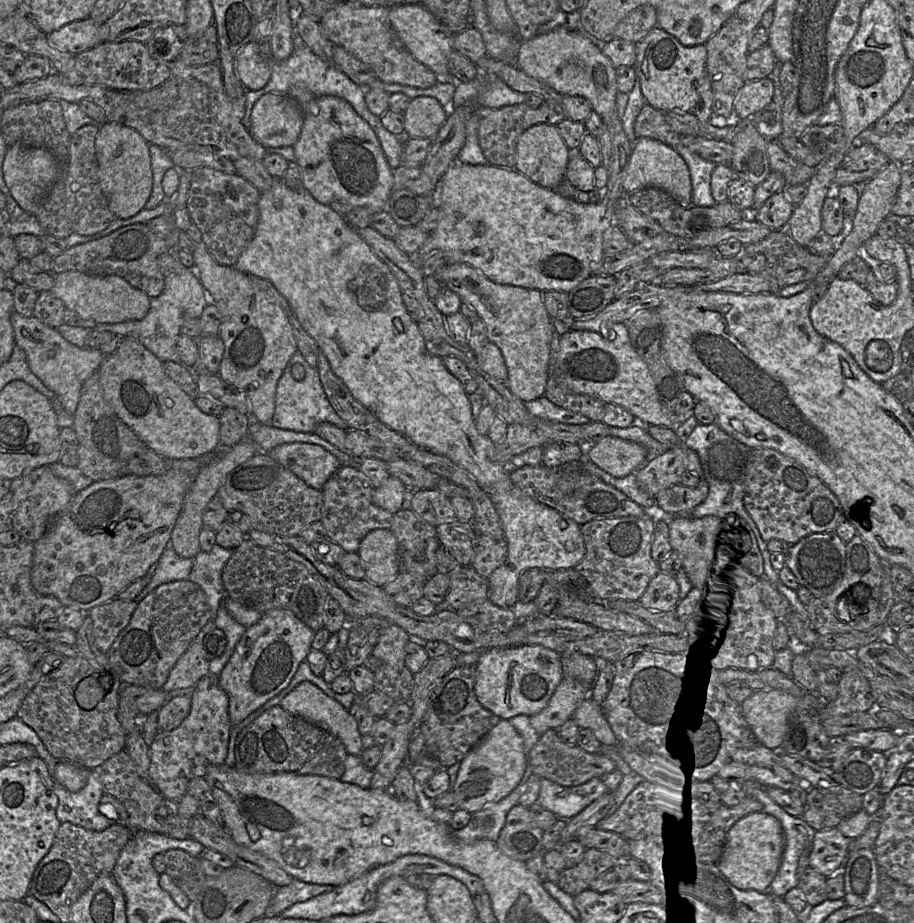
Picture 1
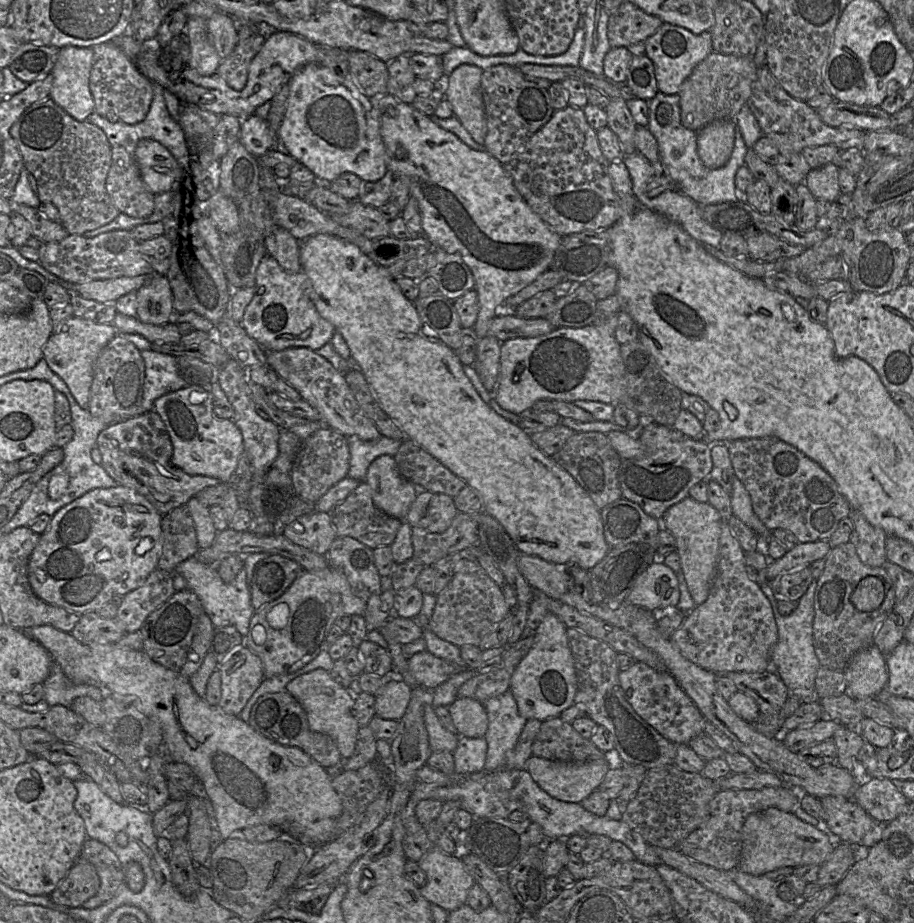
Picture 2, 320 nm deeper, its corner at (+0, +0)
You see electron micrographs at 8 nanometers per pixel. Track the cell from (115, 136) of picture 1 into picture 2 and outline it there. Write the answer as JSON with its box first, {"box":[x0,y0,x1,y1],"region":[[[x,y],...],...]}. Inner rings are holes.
{"box":[134,139,184,195],"region":[[[150,139],[140,140],[134,151],[134,159],[142,181],[153,195],[171,191],[172,183],[177,181],[178,187],[181,187],[181,177],[184,176],[184,169],[179,166],[171,153],[159,142]]]}

